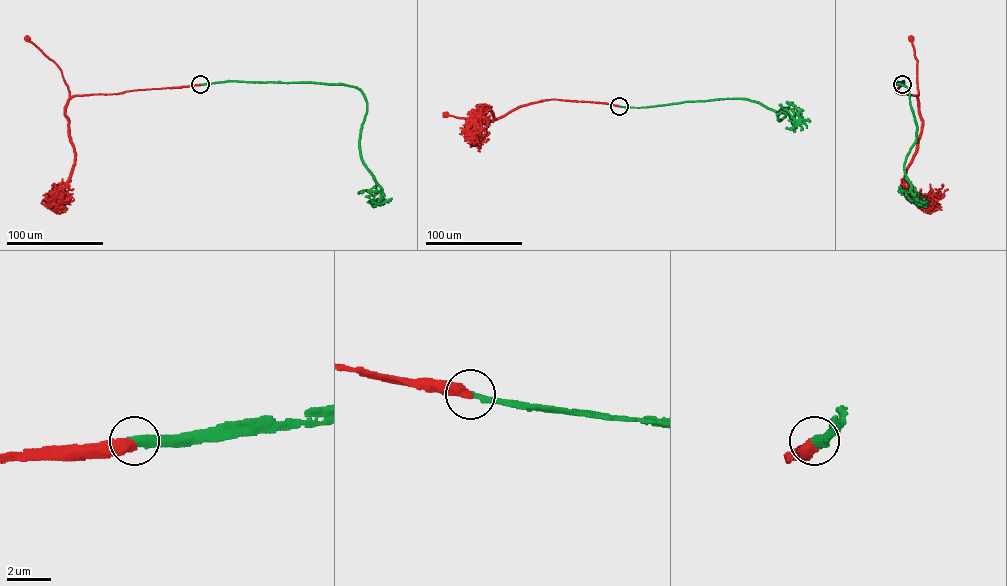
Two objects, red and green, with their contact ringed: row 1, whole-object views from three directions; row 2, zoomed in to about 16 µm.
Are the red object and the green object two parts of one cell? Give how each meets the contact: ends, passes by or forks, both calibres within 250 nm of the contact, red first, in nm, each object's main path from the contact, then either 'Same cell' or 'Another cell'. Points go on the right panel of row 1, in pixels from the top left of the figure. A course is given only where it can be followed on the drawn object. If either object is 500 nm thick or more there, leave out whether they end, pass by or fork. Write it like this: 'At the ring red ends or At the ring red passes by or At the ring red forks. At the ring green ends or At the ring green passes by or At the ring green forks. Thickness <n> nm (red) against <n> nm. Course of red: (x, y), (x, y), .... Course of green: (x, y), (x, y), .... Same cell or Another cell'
At the ring red ends. At the ring green ends. Thickness 460 nm (red) against 320 nm. Course of red: (902, 84), (896, 90), (899, 94), (917, 98), (917, 60), (911, 38). Course of green: (902, 84), (904, 81), (895, 82), (909, 90), (916, 125), (916, 142), (904, 172), (917, 203), (906, 197). Same cell

